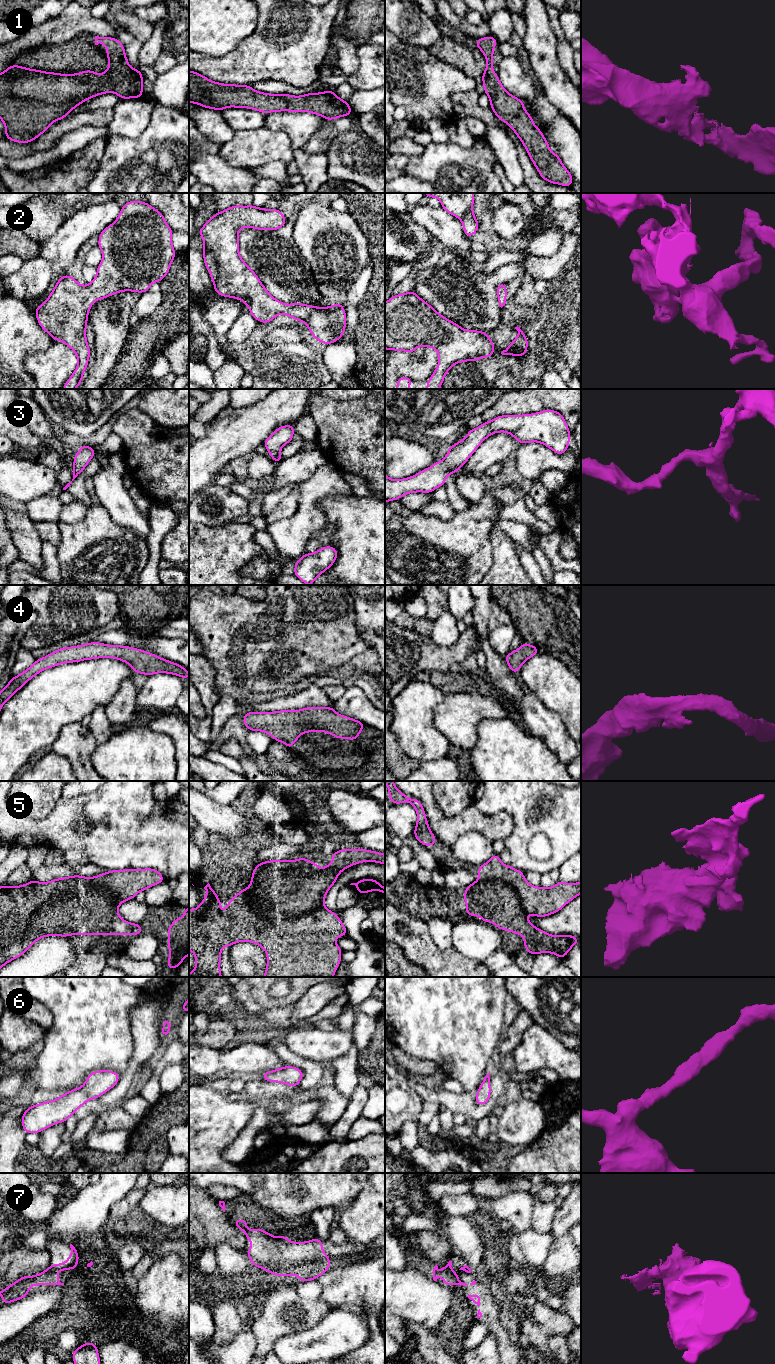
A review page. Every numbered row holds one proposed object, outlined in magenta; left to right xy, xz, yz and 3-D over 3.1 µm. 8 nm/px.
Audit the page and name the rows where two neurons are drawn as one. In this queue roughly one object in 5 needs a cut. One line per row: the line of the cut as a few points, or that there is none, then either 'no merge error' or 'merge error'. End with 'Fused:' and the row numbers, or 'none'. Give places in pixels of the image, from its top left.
1: no cut | no merge error
2: no cut | no merge error
3: no cut | no merge error
4: no cut | no merge error
5: no cut | no merge error
6: no cut | no merge error
7: xy (50, 1265), (56, 1271) | merge error
Fused: 7

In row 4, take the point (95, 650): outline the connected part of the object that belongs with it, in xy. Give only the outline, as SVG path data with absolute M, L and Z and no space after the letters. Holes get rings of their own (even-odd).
M95 641L79 646L62 647L49 653L46 657L37 659L21 674L11 677L7 686L0 691L0 711L7 700L41 671L63 663L80 662L104 657L126 662L135 673L141 673L147 676L156 673L167 673L180 676L183 680L189 677L189 672L186 668L180 664L160 658L155 654L127 645L108 645Z

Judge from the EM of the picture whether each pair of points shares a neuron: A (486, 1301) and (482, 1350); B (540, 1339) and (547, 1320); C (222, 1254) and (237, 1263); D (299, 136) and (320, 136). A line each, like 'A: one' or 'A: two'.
A: two
B: two
C: one
D: two

